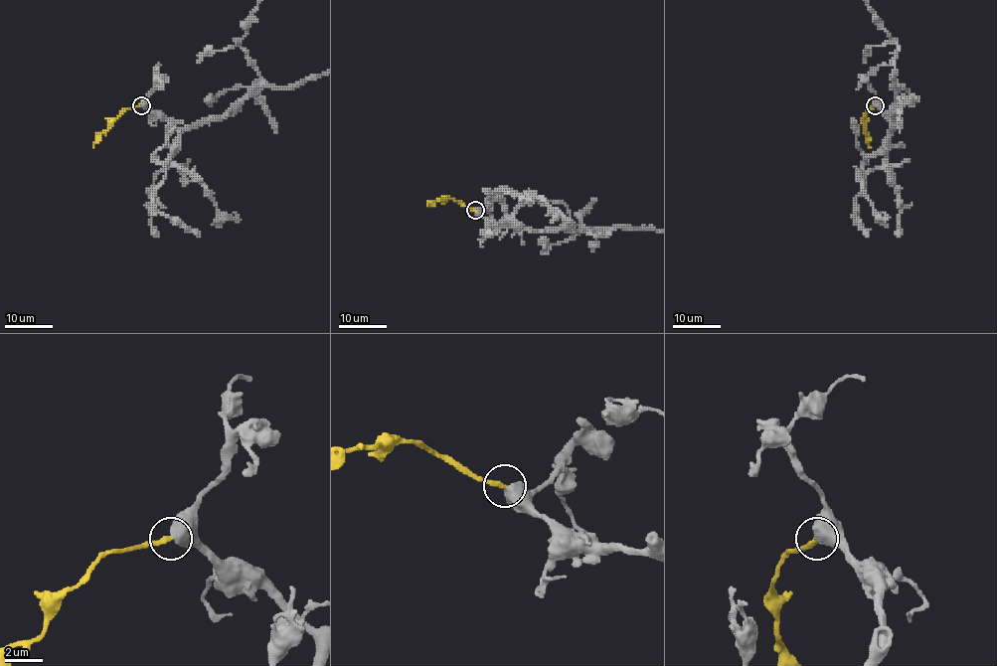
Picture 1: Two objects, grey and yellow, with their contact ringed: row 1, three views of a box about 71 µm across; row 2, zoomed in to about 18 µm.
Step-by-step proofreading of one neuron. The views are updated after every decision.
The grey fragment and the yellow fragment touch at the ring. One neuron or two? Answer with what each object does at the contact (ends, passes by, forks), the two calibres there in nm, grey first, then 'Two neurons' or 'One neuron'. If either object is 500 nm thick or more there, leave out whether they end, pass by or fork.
Thickness 750 nm (grey) against 260 nm. One neuron

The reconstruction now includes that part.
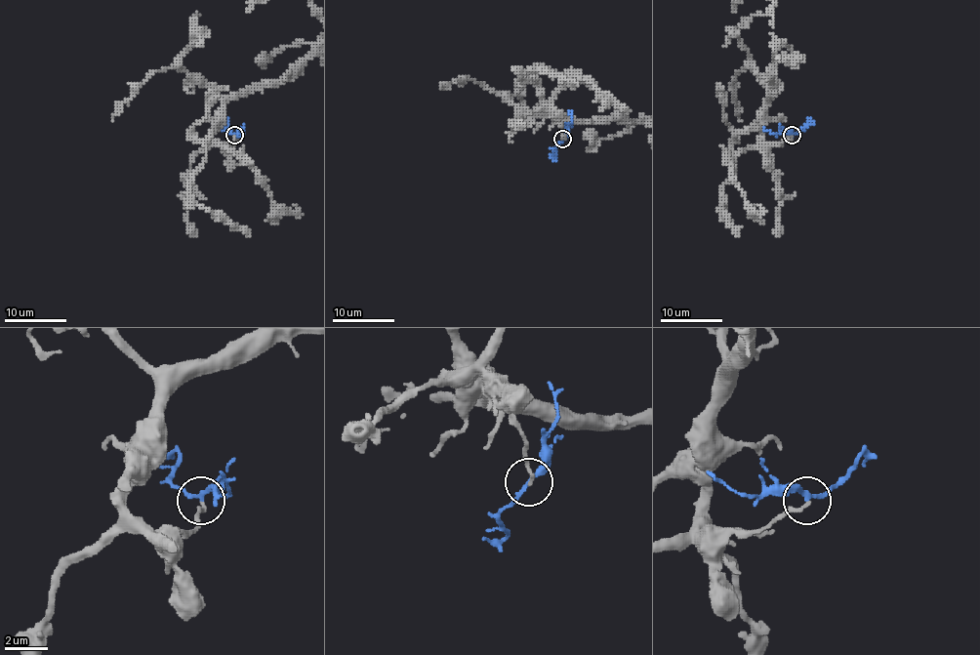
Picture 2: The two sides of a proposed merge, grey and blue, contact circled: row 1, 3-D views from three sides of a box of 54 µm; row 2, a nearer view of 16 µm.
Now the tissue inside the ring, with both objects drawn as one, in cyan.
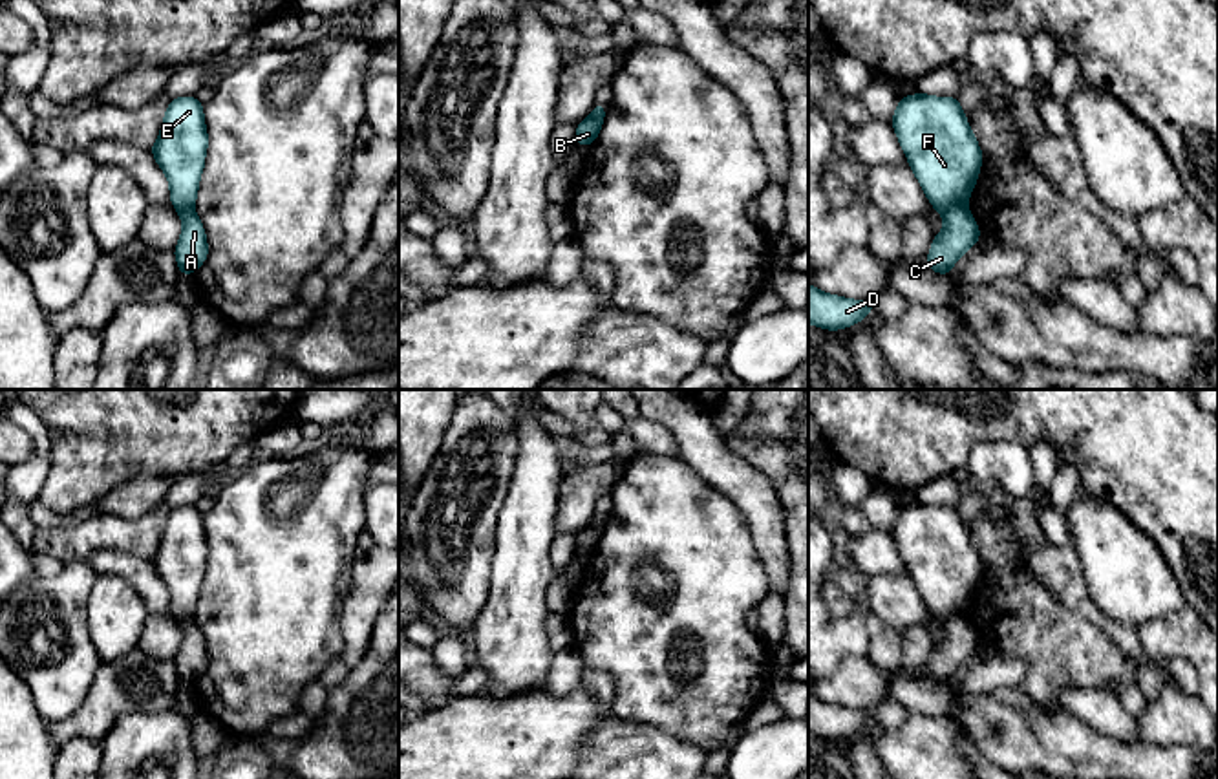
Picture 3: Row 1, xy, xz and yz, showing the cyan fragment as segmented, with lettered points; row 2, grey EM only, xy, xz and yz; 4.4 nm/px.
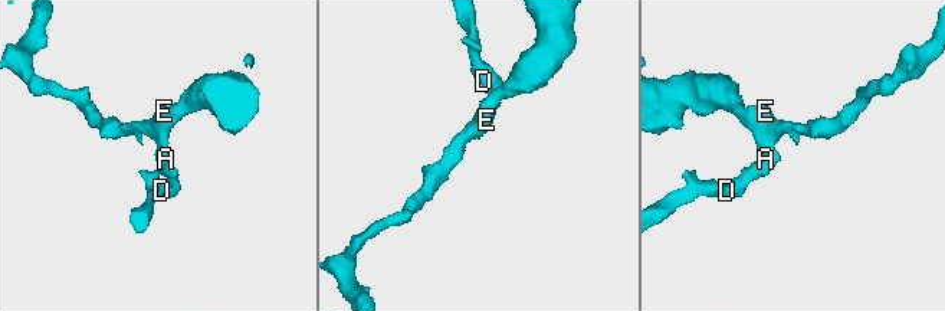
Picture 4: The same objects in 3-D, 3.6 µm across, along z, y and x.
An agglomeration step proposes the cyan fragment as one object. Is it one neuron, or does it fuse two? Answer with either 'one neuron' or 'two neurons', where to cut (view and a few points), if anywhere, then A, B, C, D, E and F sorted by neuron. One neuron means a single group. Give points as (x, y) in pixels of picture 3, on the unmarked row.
two neurons | yz (964, 611), (953, 613), (942, 624) | A B C D / E F

